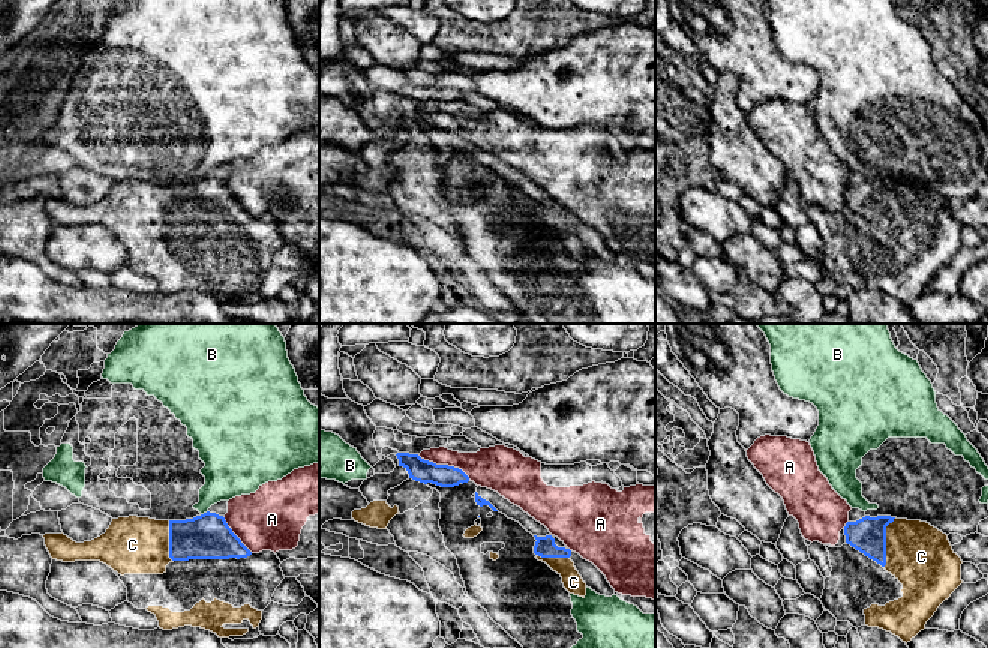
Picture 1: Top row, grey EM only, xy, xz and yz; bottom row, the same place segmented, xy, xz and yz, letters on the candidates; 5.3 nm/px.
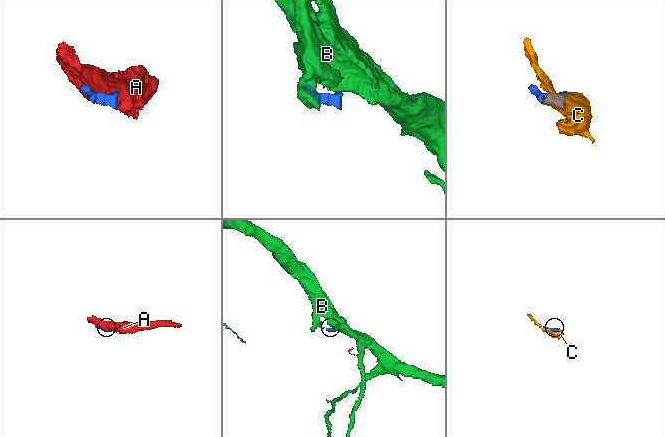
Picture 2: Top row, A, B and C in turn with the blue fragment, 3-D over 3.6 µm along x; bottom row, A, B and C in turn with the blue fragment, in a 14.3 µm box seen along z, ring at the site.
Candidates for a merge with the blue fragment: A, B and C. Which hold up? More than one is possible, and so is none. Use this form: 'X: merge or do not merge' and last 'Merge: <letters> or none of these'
A: do not merge
B: do not merge
C: do not merge
Merge: none of these

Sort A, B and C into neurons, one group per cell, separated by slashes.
A / B / C

